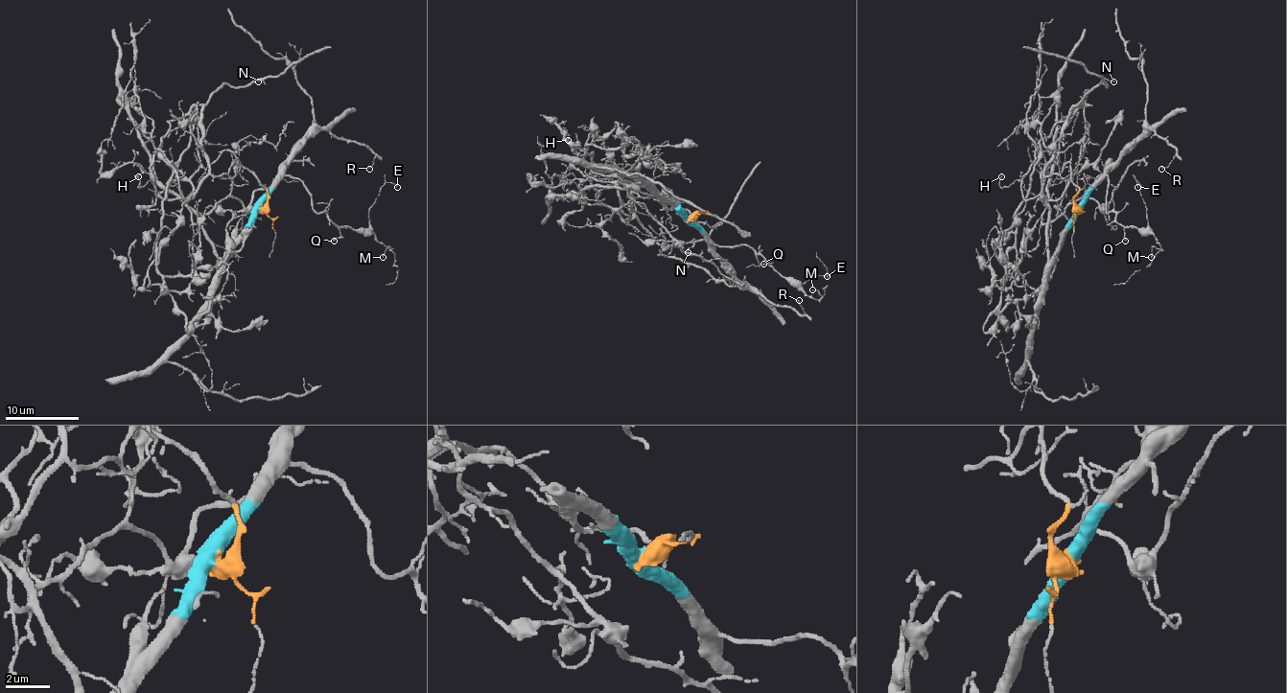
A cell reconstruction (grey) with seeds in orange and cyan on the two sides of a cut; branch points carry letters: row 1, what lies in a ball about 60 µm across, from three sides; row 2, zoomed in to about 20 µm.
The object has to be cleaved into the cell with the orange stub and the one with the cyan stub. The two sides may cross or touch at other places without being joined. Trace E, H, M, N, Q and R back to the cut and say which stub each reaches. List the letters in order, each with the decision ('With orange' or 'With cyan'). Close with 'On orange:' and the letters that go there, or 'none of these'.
E: With cyan
H: With orange
M: With cyan
N: With orange
Q: With cyan
R: With cyan
On orange: H, N

